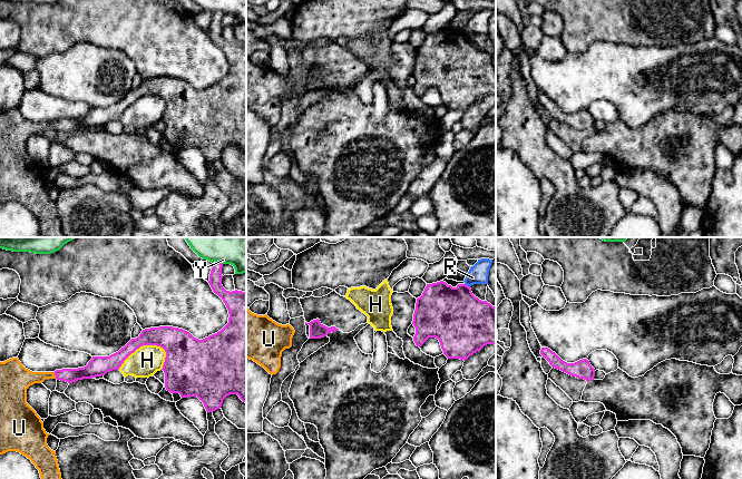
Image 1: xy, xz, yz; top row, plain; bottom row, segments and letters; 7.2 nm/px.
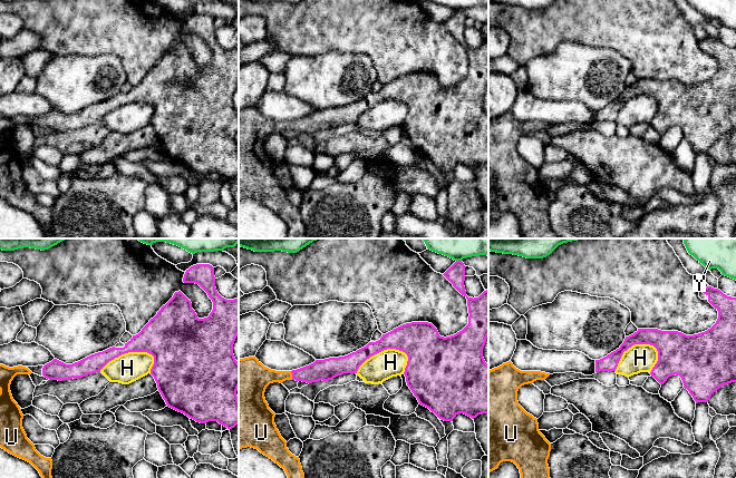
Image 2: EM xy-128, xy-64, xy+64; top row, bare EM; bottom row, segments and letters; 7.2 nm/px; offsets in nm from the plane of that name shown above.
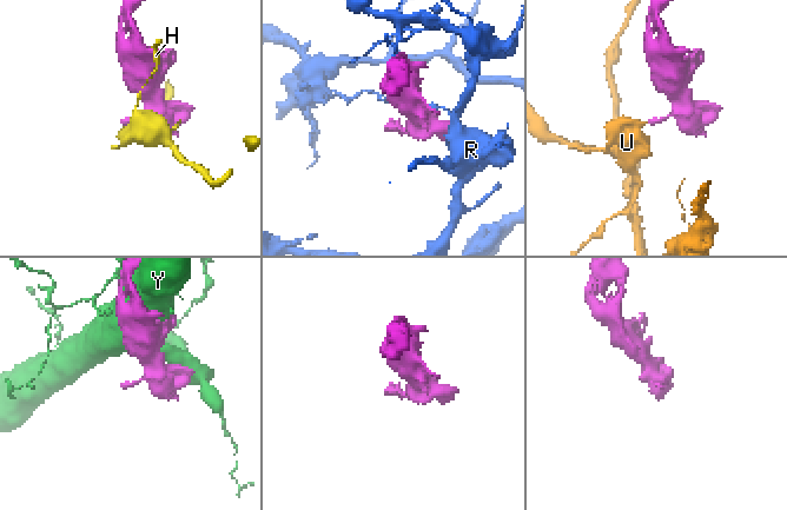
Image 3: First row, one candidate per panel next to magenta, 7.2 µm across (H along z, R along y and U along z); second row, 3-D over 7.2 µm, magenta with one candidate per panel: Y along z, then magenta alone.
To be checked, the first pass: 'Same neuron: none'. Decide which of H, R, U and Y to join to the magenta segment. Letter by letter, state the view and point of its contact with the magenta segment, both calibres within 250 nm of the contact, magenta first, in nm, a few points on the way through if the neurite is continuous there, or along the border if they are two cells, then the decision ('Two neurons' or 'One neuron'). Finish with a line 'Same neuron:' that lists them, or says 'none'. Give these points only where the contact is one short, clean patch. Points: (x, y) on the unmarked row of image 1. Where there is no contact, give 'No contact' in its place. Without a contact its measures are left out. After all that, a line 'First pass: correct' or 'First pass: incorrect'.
H: Touches magenta at xy (140, 96). Thickness 200 nm (magenta) against 220 nm. Two neurons
R: Touches magenta at xz (467, 36). Thickness 420 nm (magenta) against 140 nm. Two neurons
U: Touches magenta at xy (55, 125). Thickness 100 nm (magenta) against 160 nm. Path across: xy (89, 121), (76, 125), (55, 125), (20, 128). One neuron
Y: Touches magenta at xy (217, 12). Thickness 100 nm (magenta) against 180 nm. Two neurons
Same neuron: U
First pass: incorrect

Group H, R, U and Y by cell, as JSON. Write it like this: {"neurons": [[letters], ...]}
{"neurons": [["H"], ["R"], ["U"], ["Y"]]}

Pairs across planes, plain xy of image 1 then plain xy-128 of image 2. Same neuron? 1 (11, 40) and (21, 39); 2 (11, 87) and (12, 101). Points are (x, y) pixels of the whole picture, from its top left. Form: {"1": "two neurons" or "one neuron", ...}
{"1": "two neurons", "2": "two neurons"}

